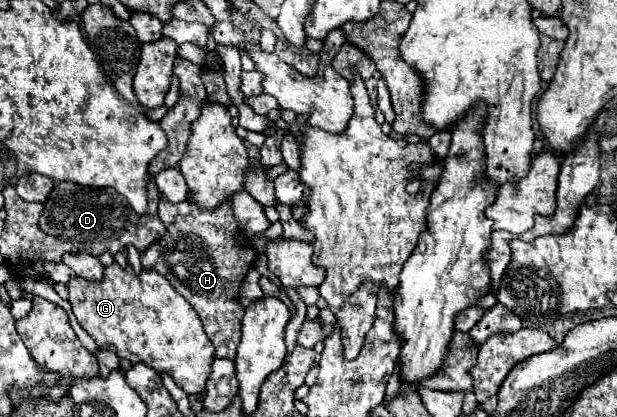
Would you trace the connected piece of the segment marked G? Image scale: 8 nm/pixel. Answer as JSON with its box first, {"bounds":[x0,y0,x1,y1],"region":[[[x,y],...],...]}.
{"bounds":[67,262,215,394],"region":[[[113,262],[105,268],[101,282],[73,276],[67,288],[73,314],[99,348],[113,344],[119,358],[131,364],[143,362],[159,374],[171,374],[175,384],[187,394],[199,394],[205,388],[215,358],[213,344],[205,336],[201,320],[191,304],[171,288],[165,276],[147,268],[135,274],[129,264],[121,268]]]}

